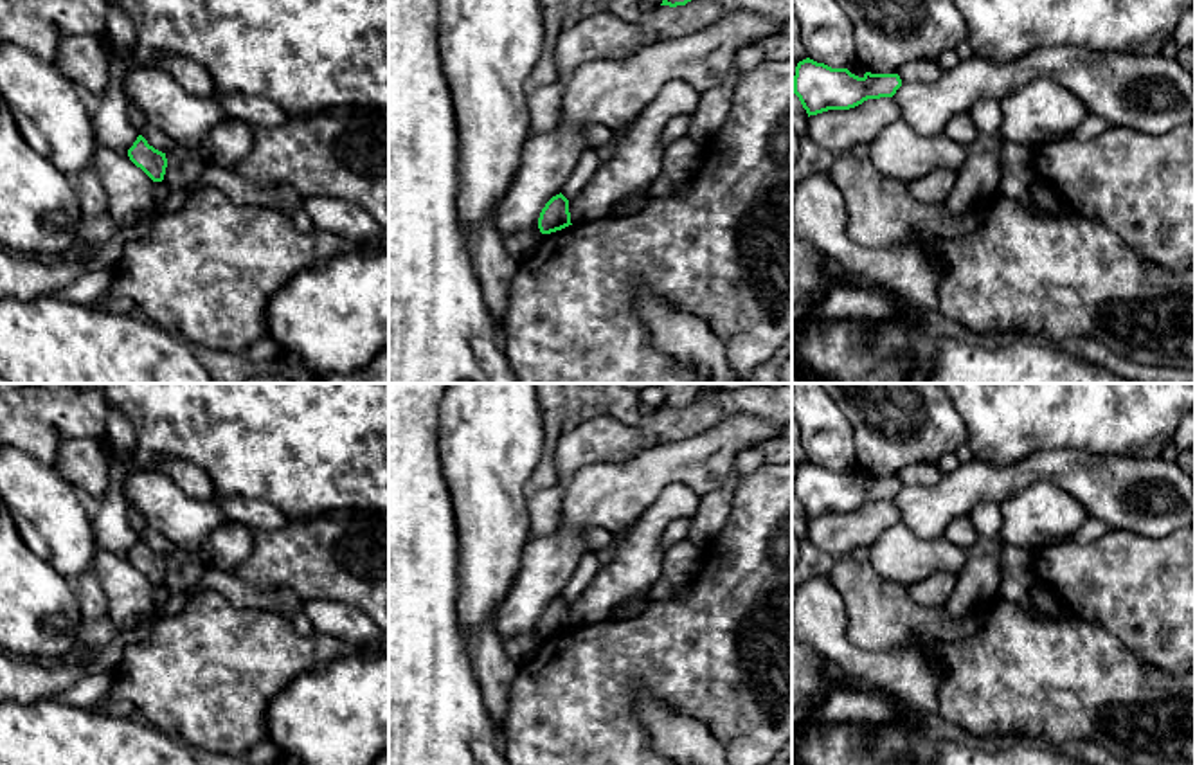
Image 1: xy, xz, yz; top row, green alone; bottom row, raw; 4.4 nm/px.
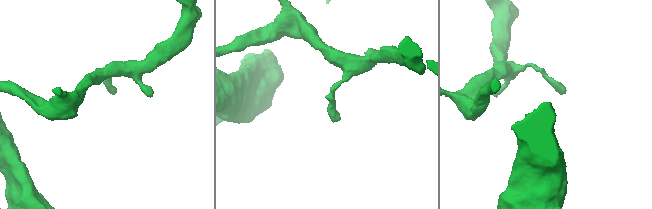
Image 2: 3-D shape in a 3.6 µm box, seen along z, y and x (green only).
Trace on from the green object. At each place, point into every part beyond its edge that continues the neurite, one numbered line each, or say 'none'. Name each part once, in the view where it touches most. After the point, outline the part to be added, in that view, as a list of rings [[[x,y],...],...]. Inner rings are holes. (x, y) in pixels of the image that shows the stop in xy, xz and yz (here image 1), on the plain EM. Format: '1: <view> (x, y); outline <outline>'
none

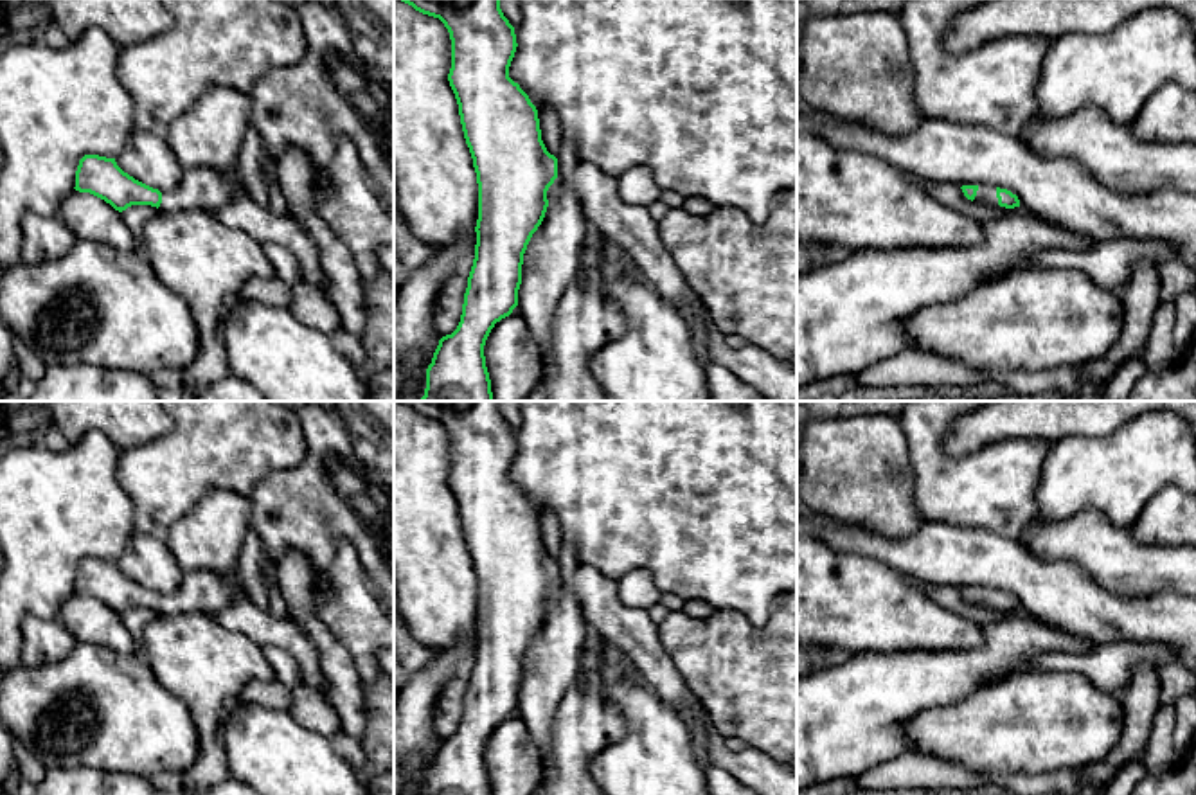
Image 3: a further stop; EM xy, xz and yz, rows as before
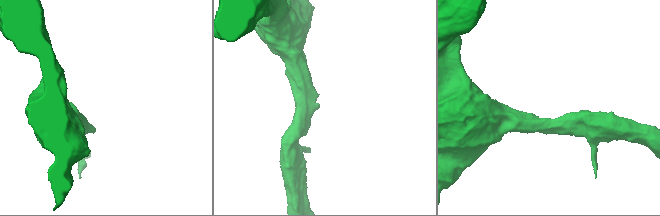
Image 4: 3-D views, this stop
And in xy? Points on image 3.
1: xy (211, 592); outline [[[214,570],[185,572],[180,586],[162,595],[162,615],[187,612],[219,613],[243,597],[239,581],[232,574]]]

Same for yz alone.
1: yz (986, 598); outline [[[978,588],[975,604],[982,604],[982,606],[987,606],[987,608],[998,608],[996,590],[982,590],[982,588]]]

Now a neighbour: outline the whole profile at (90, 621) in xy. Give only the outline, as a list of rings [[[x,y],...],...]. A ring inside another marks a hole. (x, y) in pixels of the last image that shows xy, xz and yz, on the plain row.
[[[74,592],[61,606],[58,621],[77,642],[103,646],[122,655],[138,651],[138,646],[122,624],[120,615],[90,595]]]

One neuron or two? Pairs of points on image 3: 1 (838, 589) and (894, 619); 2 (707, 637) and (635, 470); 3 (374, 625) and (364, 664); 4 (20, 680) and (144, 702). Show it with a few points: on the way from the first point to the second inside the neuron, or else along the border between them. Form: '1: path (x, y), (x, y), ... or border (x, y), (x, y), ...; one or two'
1: path (853, 603), (880, 610); one
2: border (716, 608), (736, 610), (756, 626); two
3: path (365, 634), (365, 655); one
4: path (51, 682), (83, 682), (107, 702), (114, 702); one

